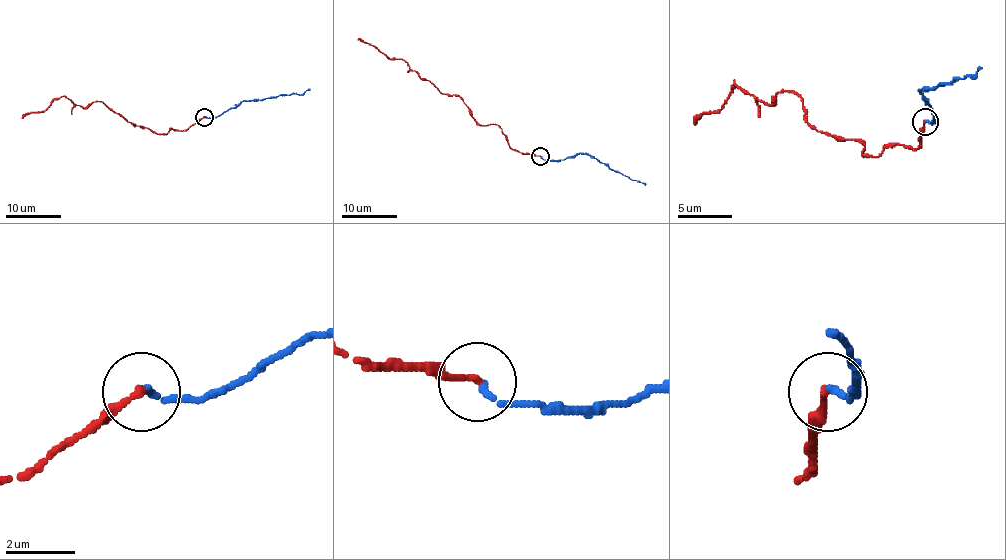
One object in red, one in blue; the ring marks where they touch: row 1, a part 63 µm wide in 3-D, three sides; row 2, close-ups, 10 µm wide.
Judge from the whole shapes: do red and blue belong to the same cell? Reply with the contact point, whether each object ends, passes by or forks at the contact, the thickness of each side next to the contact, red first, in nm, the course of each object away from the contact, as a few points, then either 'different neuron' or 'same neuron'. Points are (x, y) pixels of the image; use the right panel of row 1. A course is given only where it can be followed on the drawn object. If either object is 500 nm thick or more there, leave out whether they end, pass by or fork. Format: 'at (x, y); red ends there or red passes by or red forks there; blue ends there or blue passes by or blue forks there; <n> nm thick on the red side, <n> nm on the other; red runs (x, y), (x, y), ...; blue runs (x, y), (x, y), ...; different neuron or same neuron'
at (925, 122); red ends there; blue ends there; 200 nm thick on the red side, 190 nm on the other; red runs (926, 121), (920, 145), (861, 156), (864, 142), (818, 132), (796, 94), (764, 105), (735, 81), (694, 124); blue runs (926, 121), (931, 124), (934, 121), (928, 99), (920, 91), (955, 78), (974, 78), (982, 67); same neuron

